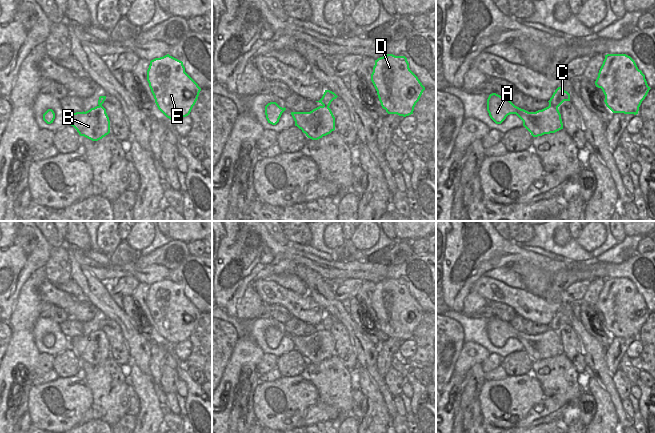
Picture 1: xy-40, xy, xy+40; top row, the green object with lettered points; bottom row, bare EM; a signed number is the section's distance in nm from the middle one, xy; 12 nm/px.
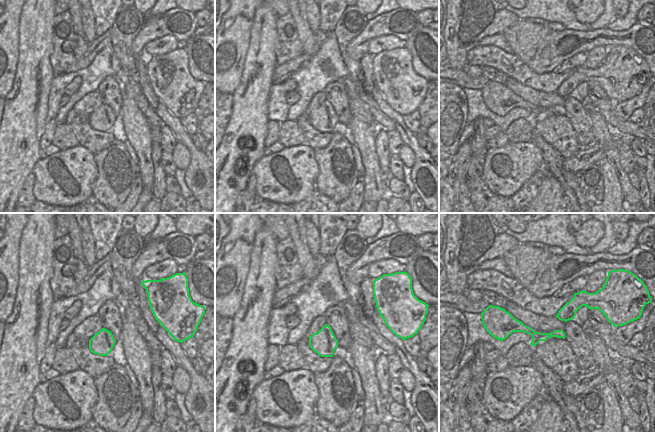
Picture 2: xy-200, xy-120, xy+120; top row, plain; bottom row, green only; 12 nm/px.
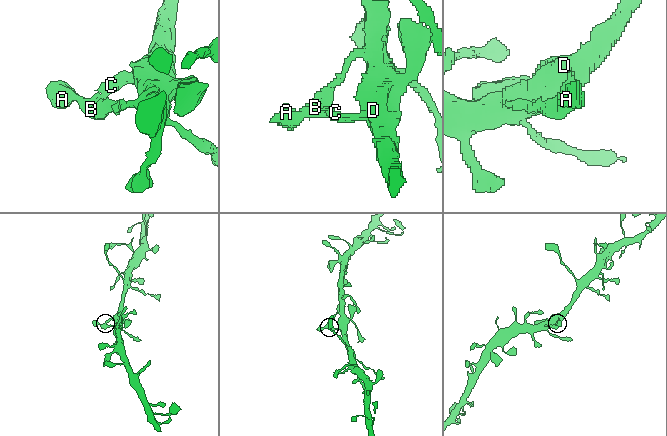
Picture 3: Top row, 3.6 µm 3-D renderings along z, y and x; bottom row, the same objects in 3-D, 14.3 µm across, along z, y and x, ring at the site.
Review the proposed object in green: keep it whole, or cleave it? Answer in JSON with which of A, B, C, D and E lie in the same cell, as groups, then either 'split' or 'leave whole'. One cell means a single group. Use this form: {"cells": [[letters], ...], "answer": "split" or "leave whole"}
{"cells": [["A", "B", "C", "D", "E"]], "answer": "leave whole"}

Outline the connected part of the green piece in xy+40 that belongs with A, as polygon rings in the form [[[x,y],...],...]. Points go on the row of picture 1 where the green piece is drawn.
[[[558,87],[548,101],[548,107],[536,112],[528,112],[515,106],[510,101],[510,98],[492,93],[487,99],[487,111],[490,118],[496,124],[501,124],[508,115],[516,114],[523,121],[523,126],[531,135],[538,137],[563,129],[558,107],[564,101],[570,101],[570,94],[561,87]]]

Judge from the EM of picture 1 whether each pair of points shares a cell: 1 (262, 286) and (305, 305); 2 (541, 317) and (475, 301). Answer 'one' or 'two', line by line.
1: one
2: two

